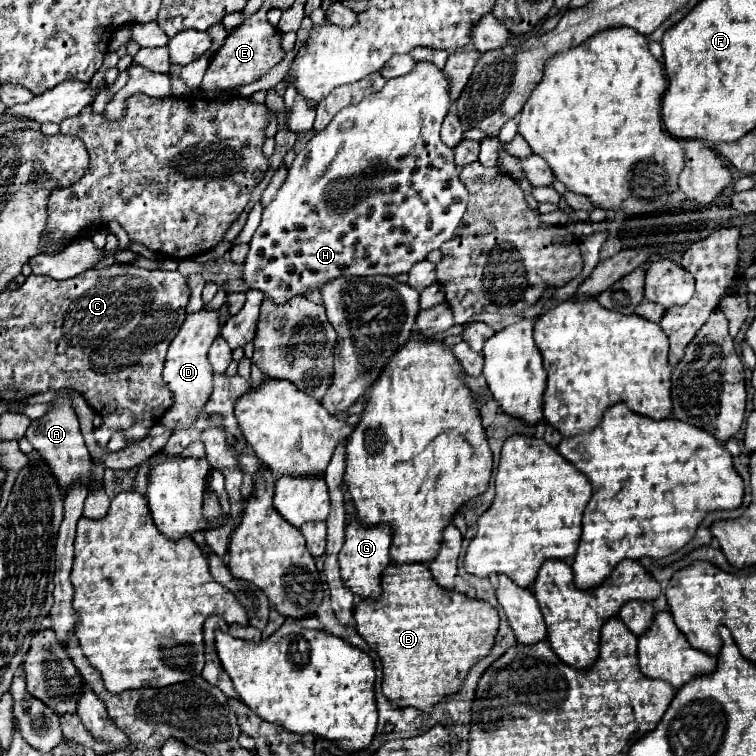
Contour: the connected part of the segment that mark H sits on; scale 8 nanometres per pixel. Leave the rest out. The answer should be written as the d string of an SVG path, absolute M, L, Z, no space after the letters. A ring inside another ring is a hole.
M422 60L422 62L416 62L412 72L408 72L406 76L390 78L382 90L366 96L356 106L344 108L340 114L334 116L334 120L322 132L316 132L310 138L310 142L306 144L306 148L302 152L298 152L294 164L288 170L286 182L278 190L276 198L264 208L262 222L252 236L250 252L248 252L248 258L244 264L244 276L242 276L250 284L250 288L258 288L268 298L272 298L276 304L282 304L284 300L288 300L296 294L302 294L308 288L318 288L320 284L324 284L324 280L330 280L332 276L372 276L372 274L396 276L400 272L408 272L412 268L412 264L424 260L428 252L438 250L446 240L450 240L454 236L454 230L460 224L460 220L466 212L466 204L468 204L468 192L458 178L458 168L454 164L454 152L440 140L440 126L442 126L442 120L446 118L450 106L452 106L452 96L450 96L448 76L434 62ZM350 194L356 196L356 202L352 206L346 206Z

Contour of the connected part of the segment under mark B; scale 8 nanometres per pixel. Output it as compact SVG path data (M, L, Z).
M390 562L382 572L380 586L382 594L378 600L360 600L354 608L356 630L382 660L384 696L398 708L414 706L418 710L430 710L436 702L456 694L472 664L490 652L498 632L498 612L484 600L472 600L458 590L440 588L424 562Z

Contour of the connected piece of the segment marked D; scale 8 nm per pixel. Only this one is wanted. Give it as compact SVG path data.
M202 308L198 312L186 314L186 320L184 320L182 328L178 330L176 338L170 342L168 356L166 356L166 366L164 366L164 374L162 374L166 386L174 394L172 408L162 416L164 426L168 426L172 430L190 426L196 420L200 408L204 406L204 400L208 400L208 396L212 392L212 374L214 374L212 366L208 362L208 348L212 346L216 336L220 336L218 310Z

